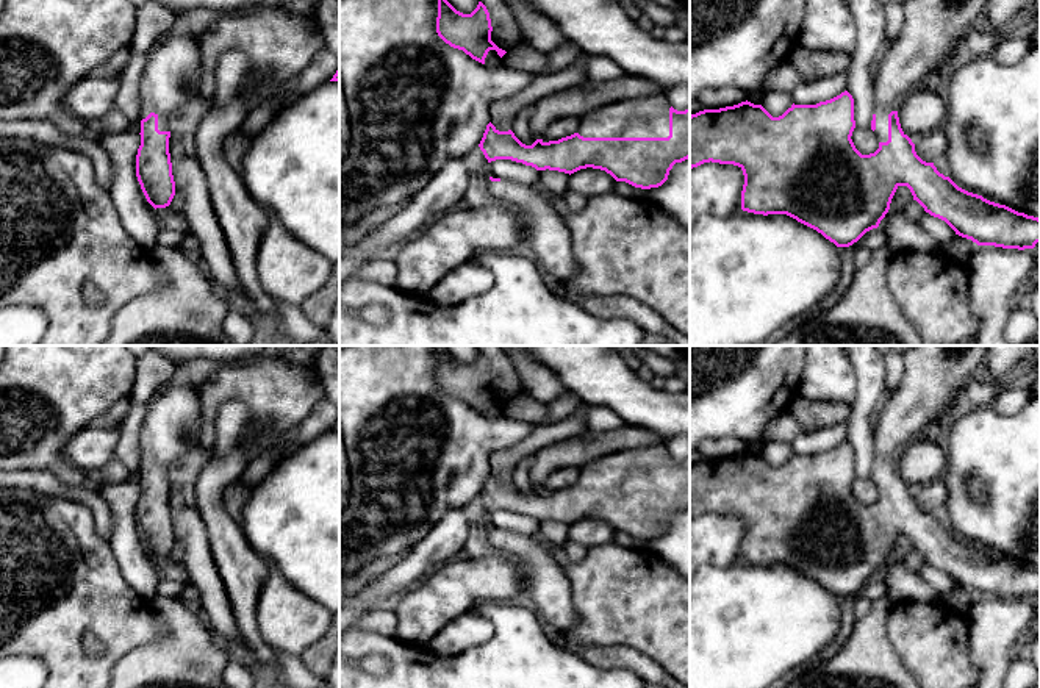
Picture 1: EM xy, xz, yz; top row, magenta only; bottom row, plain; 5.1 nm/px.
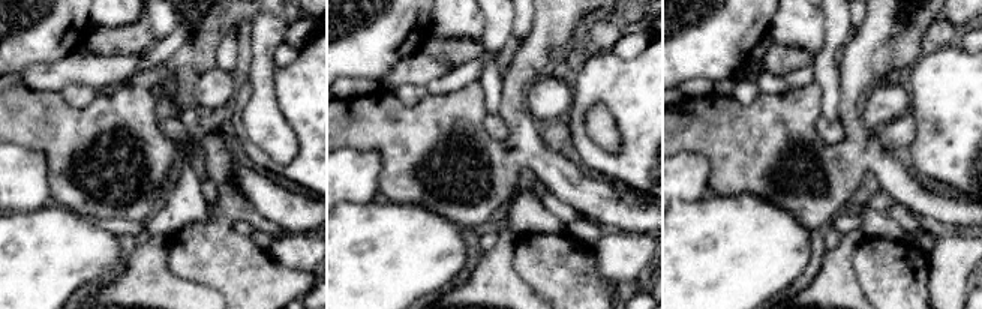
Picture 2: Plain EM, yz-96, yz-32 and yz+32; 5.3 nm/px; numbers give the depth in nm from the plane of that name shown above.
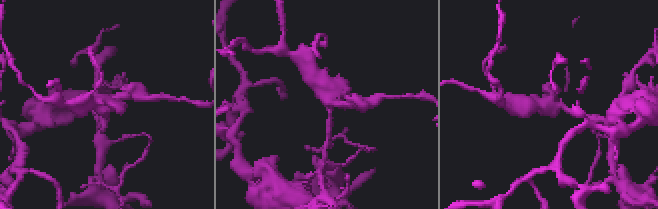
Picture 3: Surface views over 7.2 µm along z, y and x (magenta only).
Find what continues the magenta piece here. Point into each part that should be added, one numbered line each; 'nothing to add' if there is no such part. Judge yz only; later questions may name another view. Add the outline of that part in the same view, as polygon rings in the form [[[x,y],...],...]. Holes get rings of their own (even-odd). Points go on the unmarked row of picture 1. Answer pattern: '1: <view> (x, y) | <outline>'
1: yz (934, 377) | [[[909,346],[904,375],[896,391],[885,396],[874,428],[876,486],[888,491],[888,464],[929,424],[963,408],[965,383],[981,374],[990,346]]]

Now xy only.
1: xy (171, 429) | [[[169,382],[152,397],[145,410],[141,425],[141,471],[155,463],[158,480],[172,482],[177,461],[199,447],[199,435],[197,385]]]

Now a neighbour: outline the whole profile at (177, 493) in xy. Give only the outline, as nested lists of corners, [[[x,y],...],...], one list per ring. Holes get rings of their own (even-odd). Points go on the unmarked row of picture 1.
[[[174,474],[174,478],[169,488],[170,510],[183,507],[185,503],[188,503],[188,500],[189,500],[189,496],[186,493],[186,486],[183,480],[177,474]]]

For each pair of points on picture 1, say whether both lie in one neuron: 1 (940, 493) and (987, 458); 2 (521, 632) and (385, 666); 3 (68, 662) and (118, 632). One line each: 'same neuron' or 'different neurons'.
1: different neurons
2: same neuron
3: same neuron

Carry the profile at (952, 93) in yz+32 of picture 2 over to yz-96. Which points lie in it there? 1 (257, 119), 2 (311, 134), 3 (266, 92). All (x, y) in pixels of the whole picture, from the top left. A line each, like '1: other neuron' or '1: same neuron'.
1: other neuron
2: same neuron
3: other neuron

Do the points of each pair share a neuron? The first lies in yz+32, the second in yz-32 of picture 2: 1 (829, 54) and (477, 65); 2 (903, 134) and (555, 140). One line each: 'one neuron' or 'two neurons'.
1: two neurons
2: one neuron

